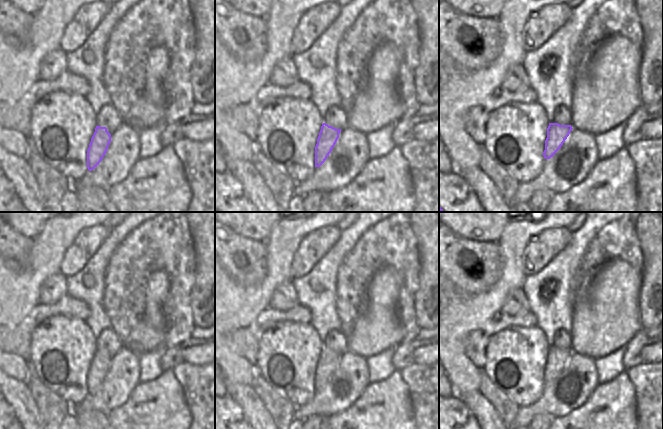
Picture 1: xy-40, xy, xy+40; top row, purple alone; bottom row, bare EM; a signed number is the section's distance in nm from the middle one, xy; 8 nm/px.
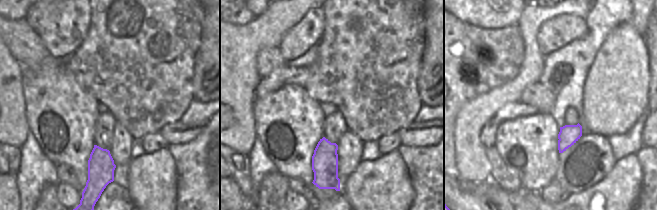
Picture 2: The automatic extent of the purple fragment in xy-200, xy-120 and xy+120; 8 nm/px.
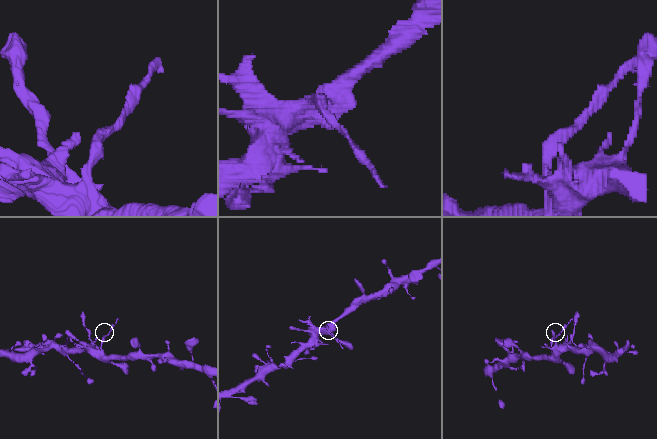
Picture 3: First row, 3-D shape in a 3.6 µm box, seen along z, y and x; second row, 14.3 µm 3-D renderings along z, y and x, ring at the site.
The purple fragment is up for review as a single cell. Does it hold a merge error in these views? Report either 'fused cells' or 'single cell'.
fused cells

